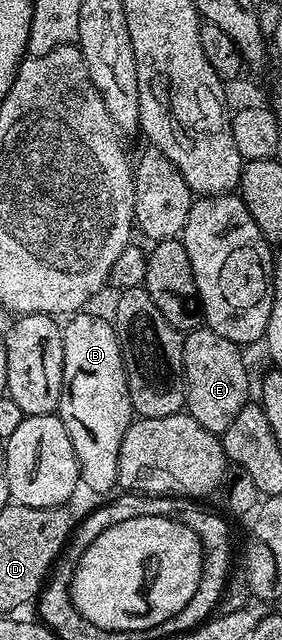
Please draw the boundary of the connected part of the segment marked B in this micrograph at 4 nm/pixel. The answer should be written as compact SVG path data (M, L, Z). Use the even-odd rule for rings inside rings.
M80 311L67 318L64 331L64 378L58 416L74 443L74 455L78 459L83 488L96 493L111 494L118 485L118 451L122 451L122 439L132 425L134 414L130 403L130 391L126 383L126 371L116 328L107 316L95 317L89 311Z

